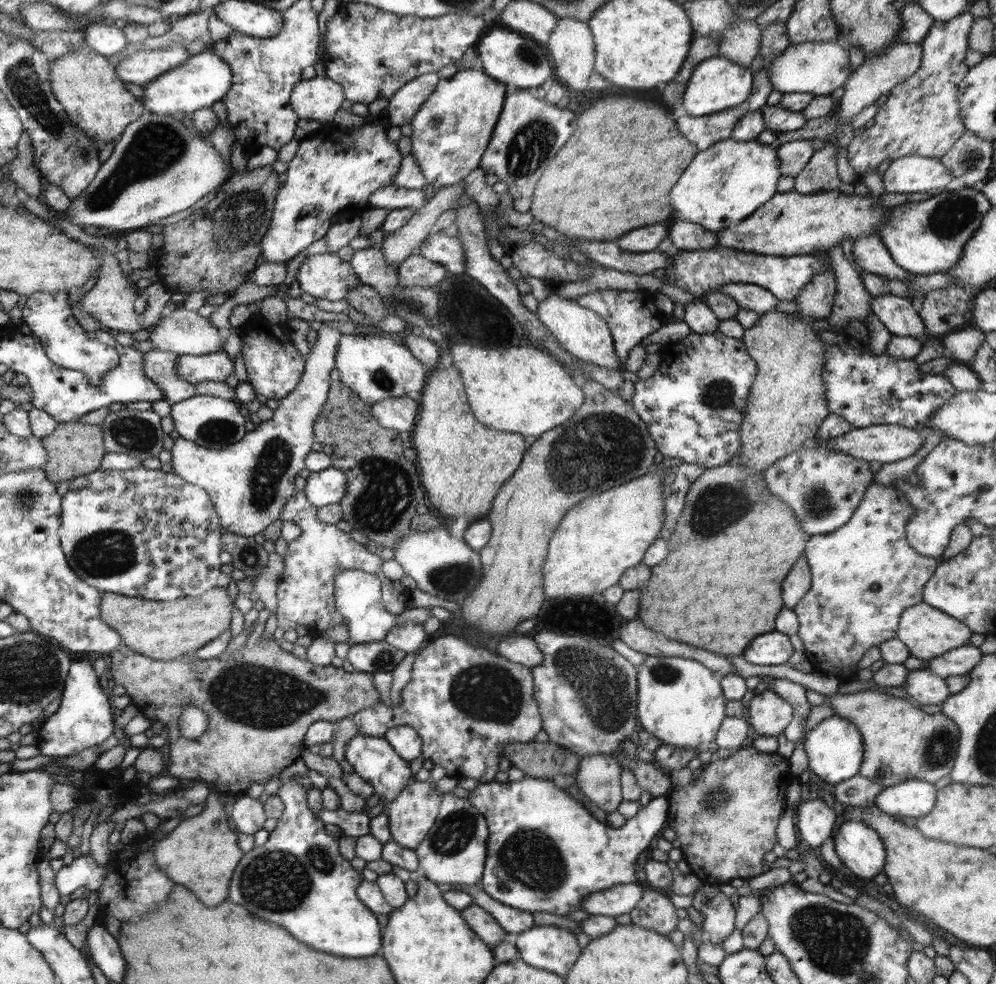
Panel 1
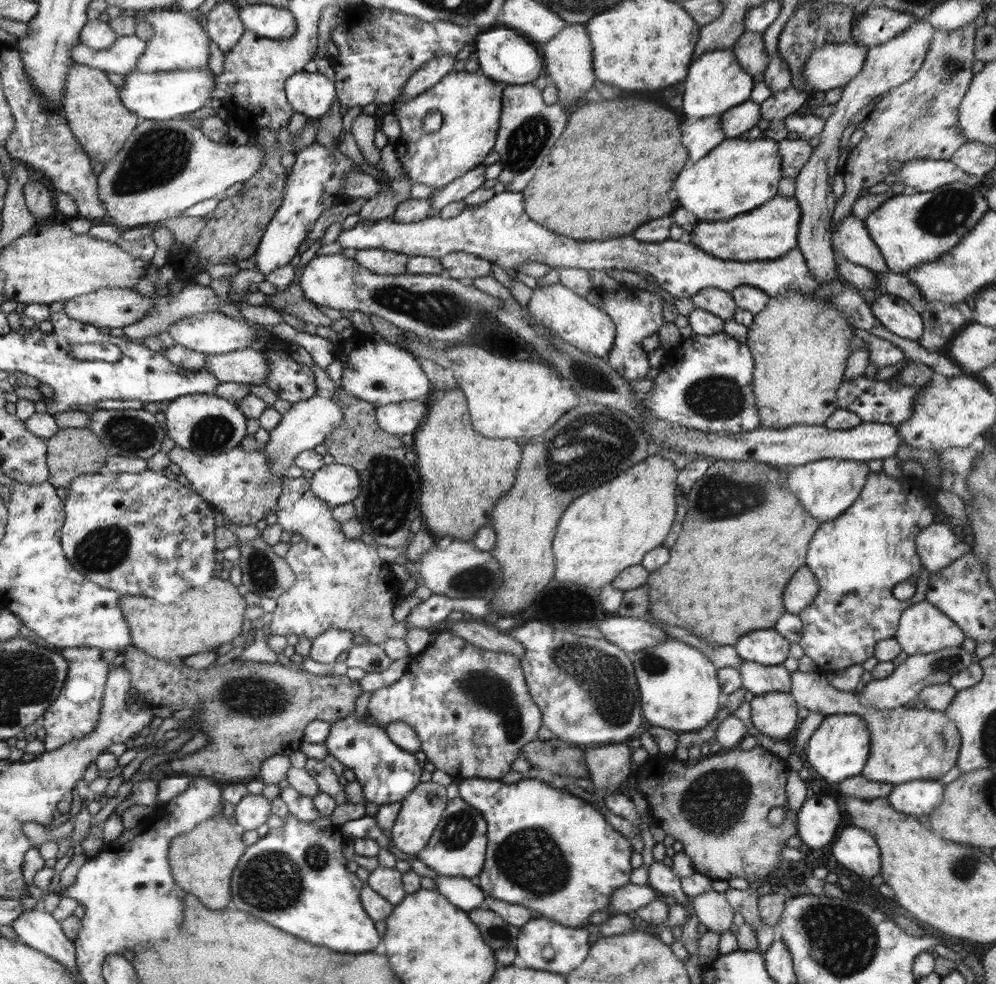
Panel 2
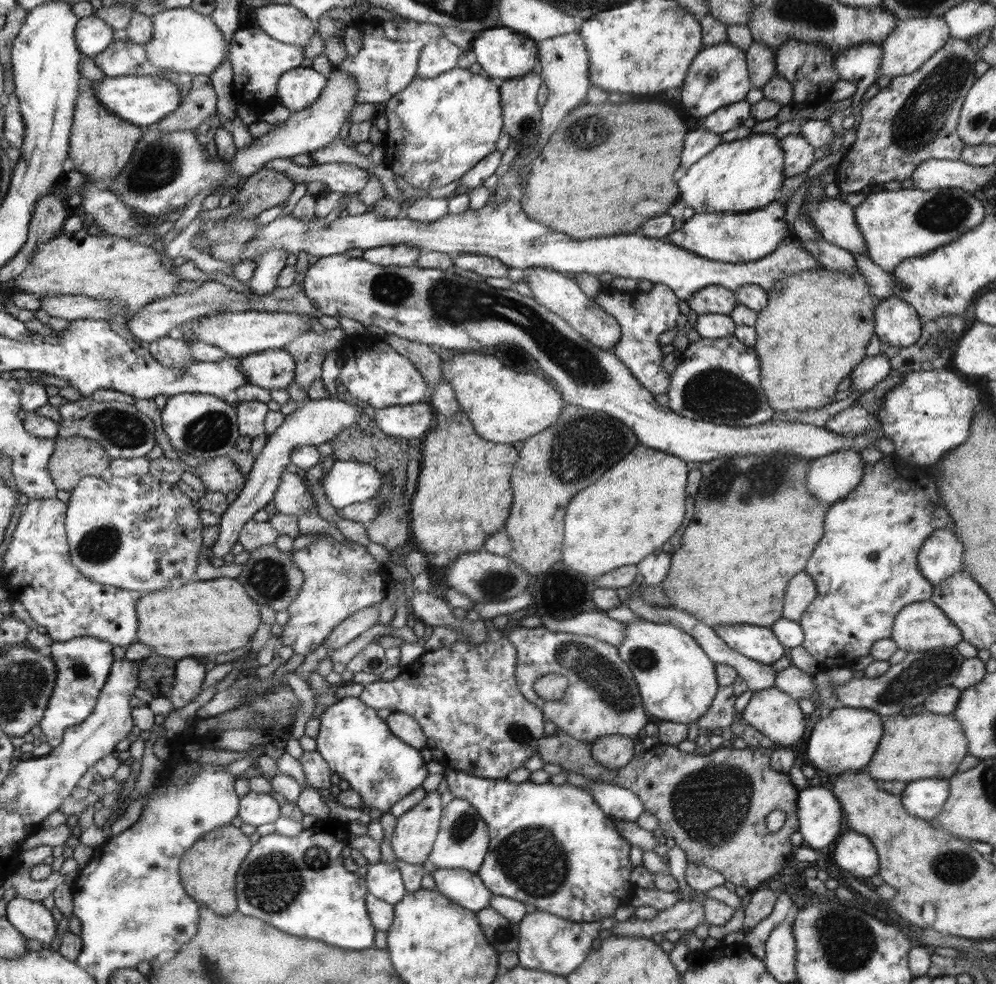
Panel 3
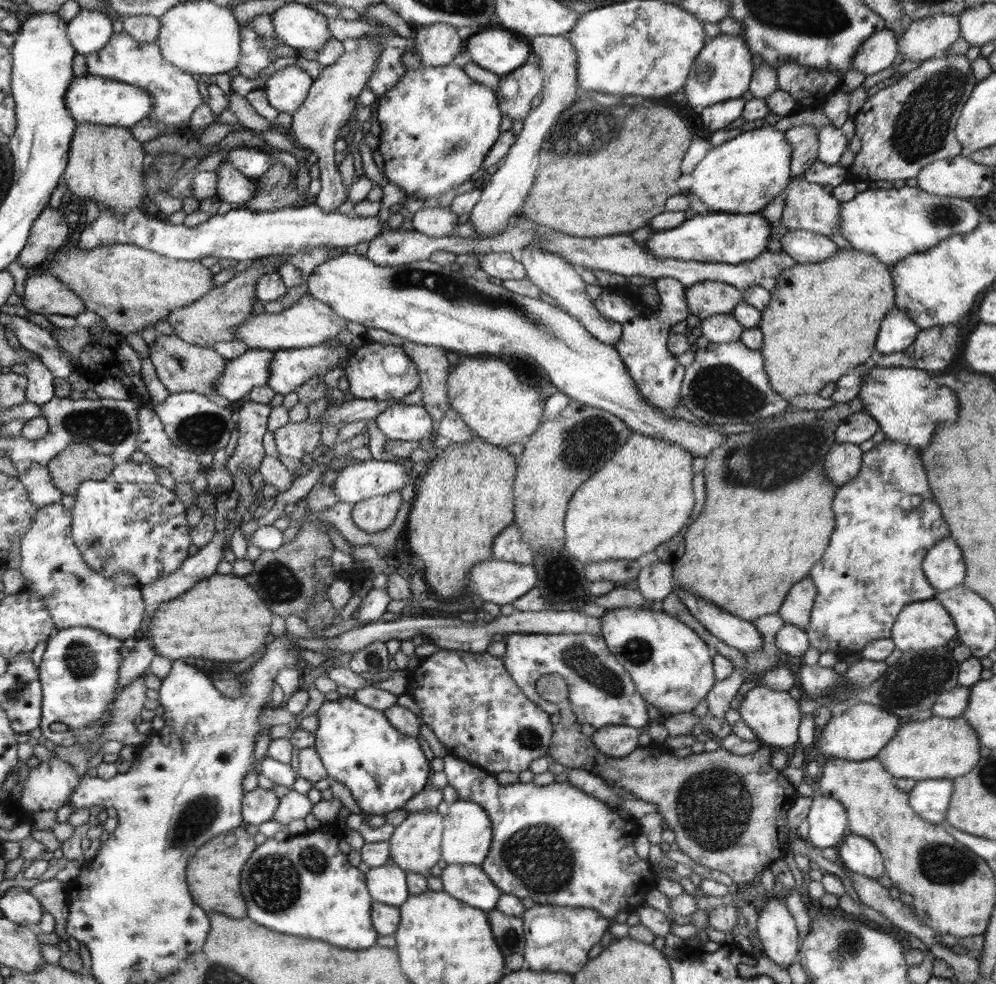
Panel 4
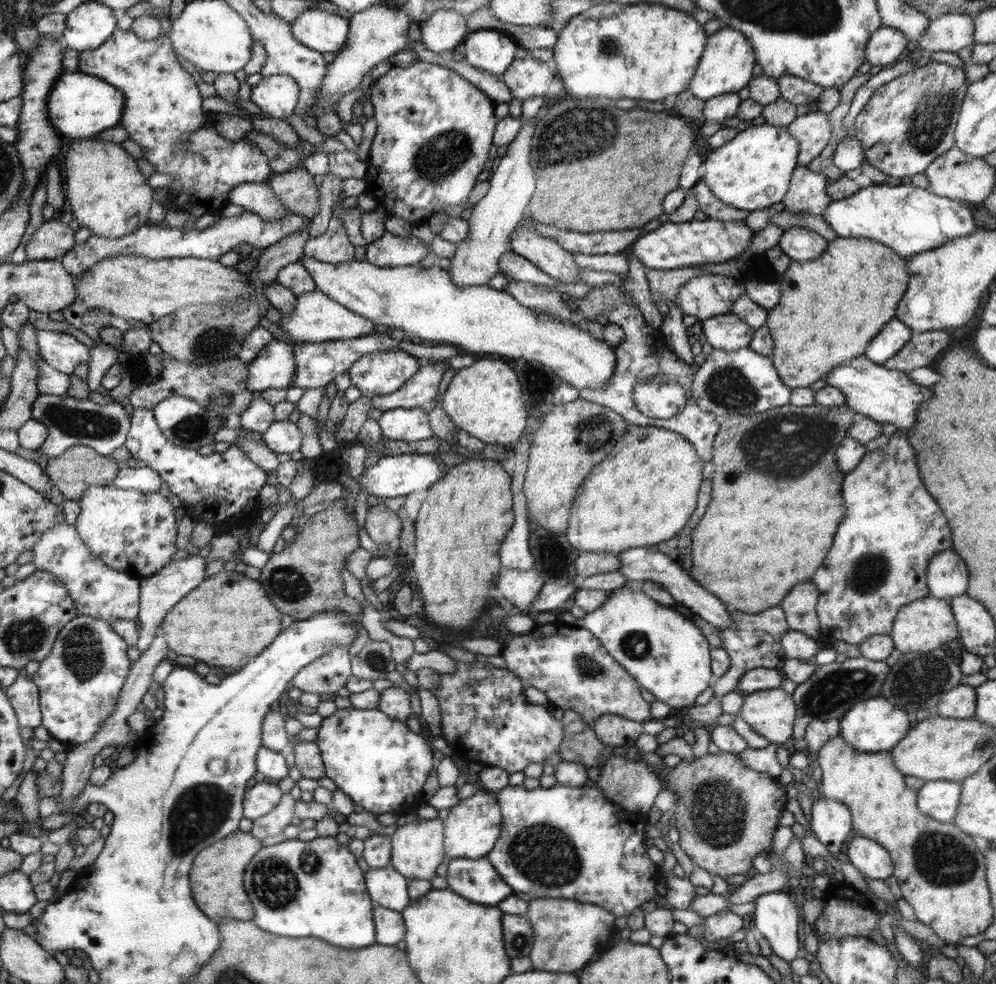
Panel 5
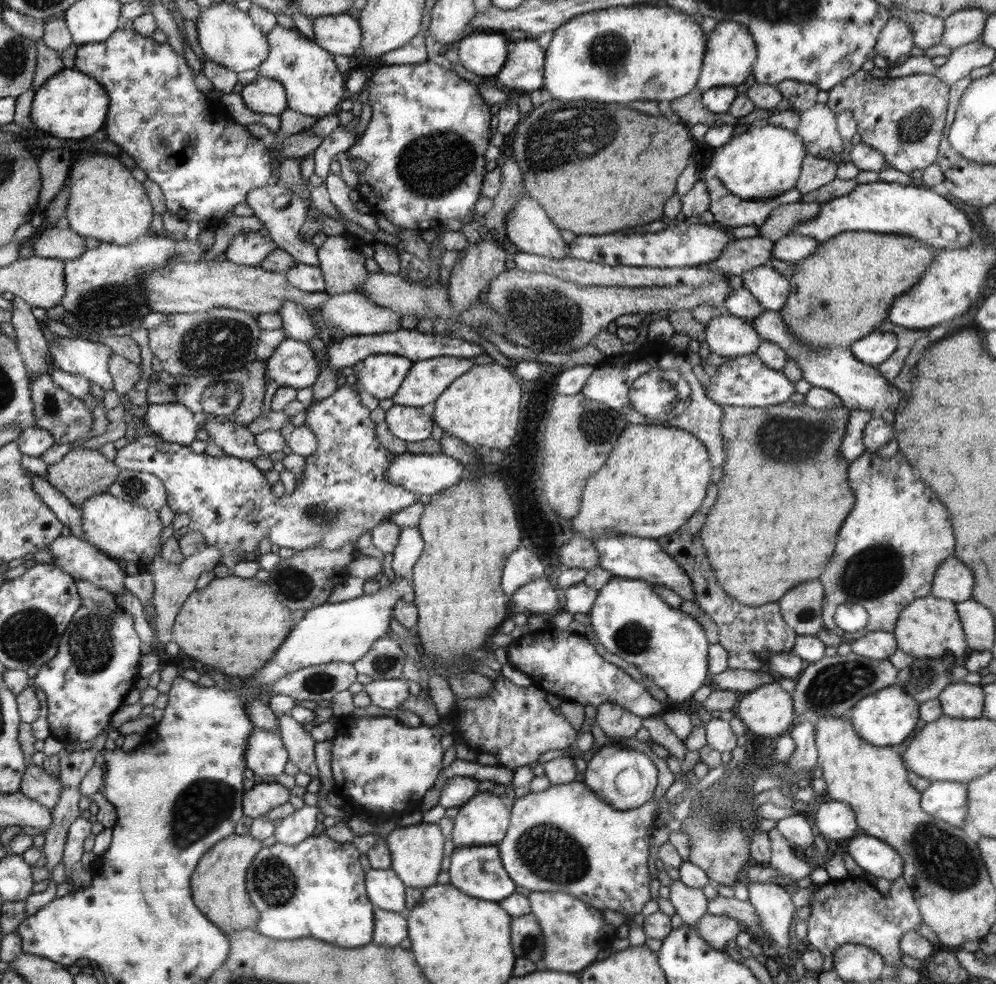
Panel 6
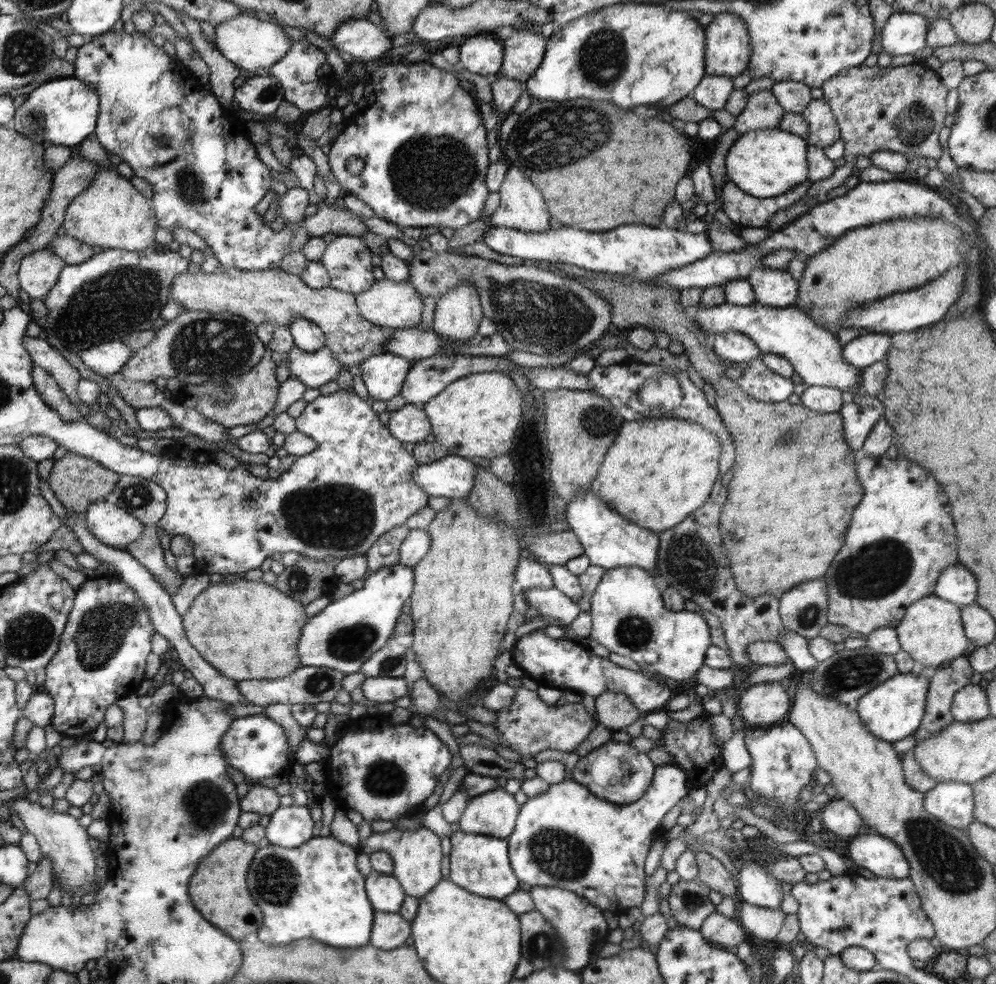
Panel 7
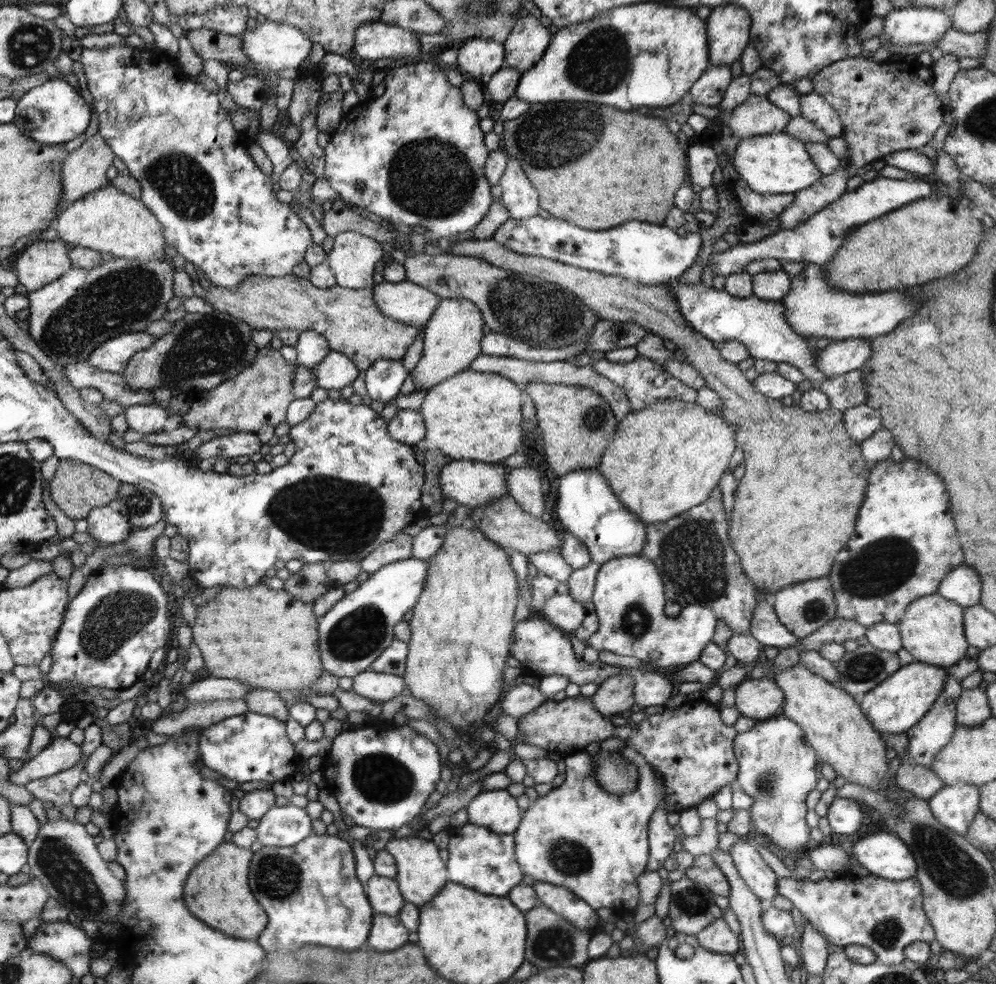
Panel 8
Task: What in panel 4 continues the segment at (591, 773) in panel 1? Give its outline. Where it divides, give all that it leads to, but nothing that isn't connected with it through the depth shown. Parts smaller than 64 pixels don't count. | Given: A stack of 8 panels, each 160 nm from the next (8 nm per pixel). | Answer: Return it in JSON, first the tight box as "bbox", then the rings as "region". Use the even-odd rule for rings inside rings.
{"bbox":[591,726,641,758],"region":[[[604,726],[591,736],[591,740],[600,752],[622,758],[639,747],[640,732],[641,729],[628,726]]]}

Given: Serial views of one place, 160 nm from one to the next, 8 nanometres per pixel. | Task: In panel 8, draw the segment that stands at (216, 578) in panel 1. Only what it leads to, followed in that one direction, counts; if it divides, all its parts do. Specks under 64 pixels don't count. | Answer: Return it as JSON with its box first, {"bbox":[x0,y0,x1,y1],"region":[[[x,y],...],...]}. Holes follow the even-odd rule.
{"bbox":[85,505,134,544],"region":[[[108,505],[94,509],[85,519],[88,521],[88,534],[103,544],[125,541],[134,528],[129,519],[126,518],[126,515],[123,515],[120,511],[114,511]]]}

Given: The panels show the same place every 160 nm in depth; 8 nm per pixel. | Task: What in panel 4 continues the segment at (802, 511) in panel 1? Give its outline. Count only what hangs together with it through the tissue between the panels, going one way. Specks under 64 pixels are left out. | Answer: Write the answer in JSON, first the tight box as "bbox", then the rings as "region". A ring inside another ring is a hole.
{"bbox":[824,442,862,487],"region":[[[836,442],[826,453],[824,472],[837,487],[842,486],[858,474],[862,466],[862,457],[860,445]]]}

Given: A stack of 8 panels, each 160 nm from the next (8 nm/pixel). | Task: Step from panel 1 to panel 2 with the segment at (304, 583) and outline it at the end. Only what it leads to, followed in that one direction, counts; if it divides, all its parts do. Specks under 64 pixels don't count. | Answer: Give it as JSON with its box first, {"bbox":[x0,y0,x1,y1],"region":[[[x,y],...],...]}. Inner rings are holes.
{"bbox":[270,474,407,644],"region":[[[308,474],[299,478],[285,477],[282,489],[284,492],[274,510],[277,523],[283,530],[298,532],[302,538],[297,544],[290,544],[284,556],[297,579],[290,590],[277,598],[277,609],[273,612],[270,623],[271,634],[278,636],[296,634],[298,638],[312,640],[327,630],[341,628],[352,631],[355,635],[365,636],[370,643],[382,644],[389,638],[403,639],[406,636],[407,626],[402,621],[396,622],[392,618],[392,612],[394,612],[394,602],[398,600],[400,584],[405,583],[398,582],[398,578],[392,576],[391,564],[386,564],[382,562],[382,558],[378,558],[377,548],[370,548],[370,545],[364,543],[362,539],[354,540],[344,533],[341,522],[333,517],[333,508],[314,494]]]}

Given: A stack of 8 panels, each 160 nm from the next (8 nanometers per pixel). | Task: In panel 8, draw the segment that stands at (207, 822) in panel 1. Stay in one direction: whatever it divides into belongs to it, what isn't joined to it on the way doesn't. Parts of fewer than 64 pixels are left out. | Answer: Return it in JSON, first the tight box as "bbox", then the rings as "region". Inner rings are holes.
{"bbox":[184,842,268,940],"region":[[[232,842],[223,843],[210,854],[210,858],[201,860],[202,866],[198,866],[194,874],[189,874],[184,888],[186,906],[190,906],[202,922],[210,922],[214,930],[226,930],[227,935],[245,940],[257,940],[268,924],[266,912],[248,886],[248,864],[253,854],[250,848],[238,847]]]}

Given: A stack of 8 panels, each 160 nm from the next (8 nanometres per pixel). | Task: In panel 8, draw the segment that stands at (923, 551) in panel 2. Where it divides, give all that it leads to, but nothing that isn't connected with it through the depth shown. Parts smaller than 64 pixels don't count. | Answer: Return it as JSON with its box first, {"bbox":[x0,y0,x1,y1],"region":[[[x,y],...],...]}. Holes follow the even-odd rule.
{"bbox":[937,564,980,608],"region":[[[962,564],[942,579],[937,593],[966,608],[980,604],[980,586],[980,576],[970,566]]]}

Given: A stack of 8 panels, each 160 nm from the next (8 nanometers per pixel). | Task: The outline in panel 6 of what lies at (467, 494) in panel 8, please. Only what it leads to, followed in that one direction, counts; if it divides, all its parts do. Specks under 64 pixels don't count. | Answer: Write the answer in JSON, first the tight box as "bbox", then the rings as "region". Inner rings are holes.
{"bbox":[385,452,464,497],"region":[[[404,452],[390,463],[385,475],[396,486],[432,497],[456,486],[464,472],[461,462],[450,455]]]}

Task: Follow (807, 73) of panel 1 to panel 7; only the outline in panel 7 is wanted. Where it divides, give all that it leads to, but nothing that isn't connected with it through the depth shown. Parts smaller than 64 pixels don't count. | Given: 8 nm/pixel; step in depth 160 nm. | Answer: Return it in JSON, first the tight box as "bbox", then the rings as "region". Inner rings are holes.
{"bbox":[881,11,930,56],"region":[[[894,11],[881,30],[881,45],[892,56],[916,55],[927,46],[930,19],[922,14]]]}

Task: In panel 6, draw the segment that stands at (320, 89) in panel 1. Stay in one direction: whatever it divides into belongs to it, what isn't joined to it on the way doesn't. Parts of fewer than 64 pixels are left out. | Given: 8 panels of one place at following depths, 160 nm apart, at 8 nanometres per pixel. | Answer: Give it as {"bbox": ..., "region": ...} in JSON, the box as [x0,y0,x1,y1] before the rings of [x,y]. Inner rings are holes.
{"bbox":[241,75,288,114],"region":[[[258,75],[254,81],[244,85],[241,91],[244,104],[260,114],[284,113],[288,107],[288,94],[284,84],[277,79]]]}

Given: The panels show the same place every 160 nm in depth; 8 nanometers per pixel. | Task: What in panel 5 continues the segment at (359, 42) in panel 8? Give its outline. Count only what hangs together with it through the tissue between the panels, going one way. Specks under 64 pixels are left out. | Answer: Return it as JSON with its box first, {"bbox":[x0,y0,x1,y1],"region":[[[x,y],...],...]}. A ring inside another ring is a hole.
{"bbox":[290,9,349,52],"region":[[[320,9],[305,10],[290,23],[295,39],[318,52],[337,52],[349,38],[349,20]]]}

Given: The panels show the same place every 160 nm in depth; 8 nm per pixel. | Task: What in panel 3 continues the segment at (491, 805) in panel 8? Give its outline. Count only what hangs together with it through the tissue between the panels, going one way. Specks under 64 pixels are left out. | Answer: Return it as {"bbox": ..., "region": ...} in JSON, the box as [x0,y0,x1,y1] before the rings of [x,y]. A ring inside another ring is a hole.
{"bbox":[428,798,489,873],"region":[[[455,798],[445,808],[444,820],[428,864],[431,868],[466,869],[477,873],[489,849],[489,828],[477,813],[477,807],[466,799]]]}

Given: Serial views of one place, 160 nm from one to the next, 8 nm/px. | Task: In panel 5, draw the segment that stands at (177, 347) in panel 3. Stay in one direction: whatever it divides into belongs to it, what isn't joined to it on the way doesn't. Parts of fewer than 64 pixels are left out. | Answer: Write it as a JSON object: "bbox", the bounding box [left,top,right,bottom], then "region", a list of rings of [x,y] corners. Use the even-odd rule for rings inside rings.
{"bbox":[128,352,253,418],"region":[[[163,352],[161,357],[163,370],[157,382],[147,387],[138,384],[134,392],[128,396],[130,406],[133,406],[134,409],[152,410],[156,404],[165,398],[178,395],[185,396],[204,408],[216,410],[224,418],[227,418],[227,415],[231,413],[241,415],[253,401],[253,392],[247,389],[248,363],[241,362],[236,357],[214,361],[208,367],[196,367],[192,363],[170,359],[166,356],[166,352]]]}

